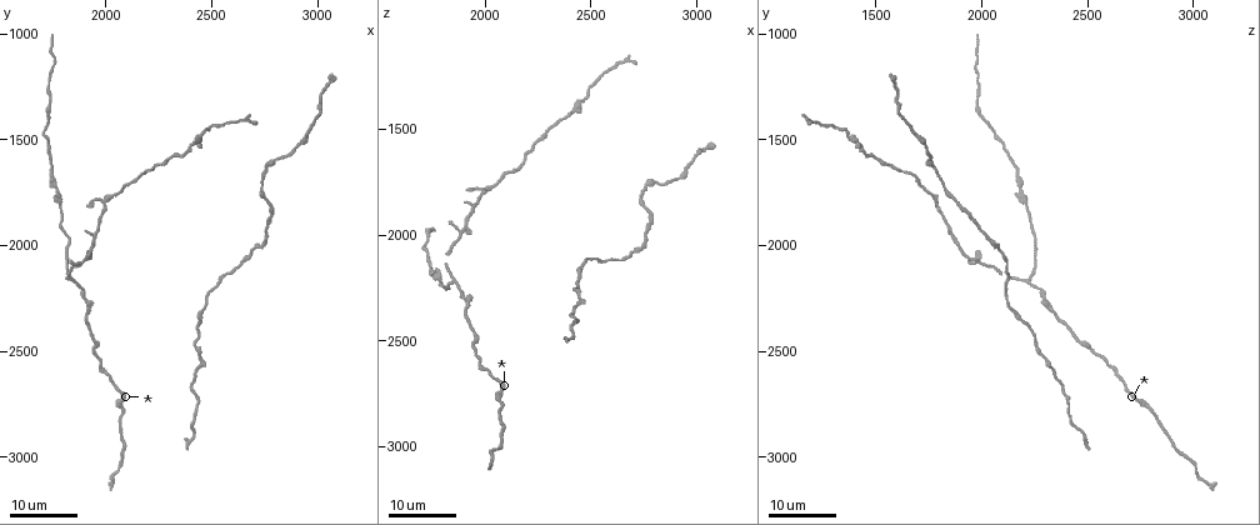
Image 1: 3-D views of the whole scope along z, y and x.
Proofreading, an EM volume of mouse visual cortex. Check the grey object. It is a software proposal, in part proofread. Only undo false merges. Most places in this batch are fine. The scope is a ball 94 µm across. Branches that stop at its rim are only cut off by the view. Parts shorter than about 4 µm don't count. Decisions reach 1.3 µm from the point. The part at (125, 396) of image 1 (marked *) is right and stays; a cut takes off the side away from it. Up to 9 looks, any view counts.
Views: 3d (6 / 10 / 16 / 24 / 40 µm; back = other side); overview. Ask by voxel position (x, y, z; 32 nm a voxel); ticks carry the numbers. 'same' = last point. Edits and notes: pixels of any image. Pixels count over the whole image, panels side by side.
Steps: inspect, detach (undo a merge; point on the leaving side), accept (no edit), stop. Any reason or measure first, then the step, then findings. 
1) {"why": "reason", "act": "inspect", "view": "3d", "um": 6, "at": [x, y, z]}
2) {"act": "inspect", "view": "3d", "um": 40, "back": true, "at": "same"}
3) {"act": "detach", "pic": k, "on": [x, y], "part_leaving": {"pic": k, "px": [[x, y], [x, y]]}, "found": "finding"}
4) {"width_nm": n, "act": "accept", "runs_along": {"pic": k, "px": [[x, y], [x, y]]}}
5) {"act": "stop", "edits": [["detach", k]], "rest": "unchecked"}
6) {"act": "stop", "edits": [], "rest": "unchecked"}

{"why": "sudden change in width", "act": "inspect", "view": "3d", "um": 16, "at": [1950, 2510, 2530]}

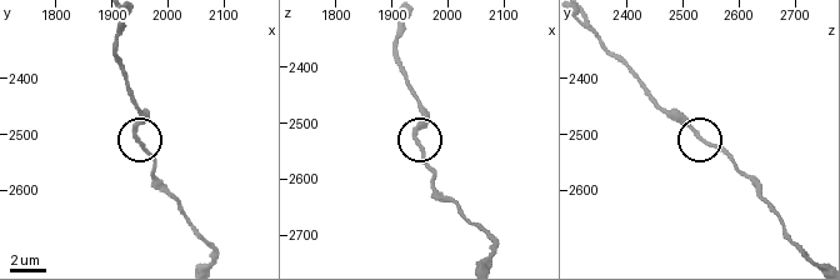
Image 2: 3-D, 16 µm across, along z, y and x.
{"act": "inspect", "view": "3d", "um": 10, "at": [1945, 2495, 2530]}

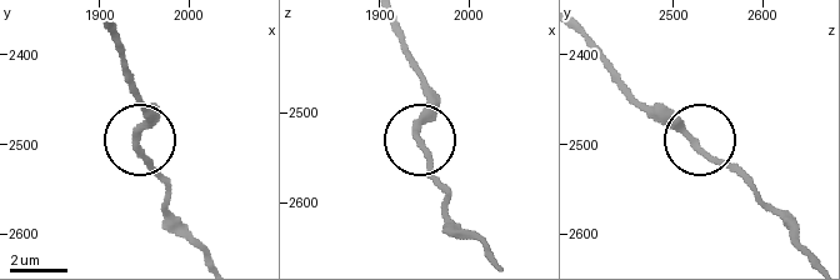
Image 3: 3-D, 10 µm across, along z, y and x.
{"width_nm": 230, "act": "accept", "runs_along": {"pic": 3, "px": [[491, 255], [451, 215], [431, 179], [423, 136], [425, 88]]}, "found": "one neuron here"}

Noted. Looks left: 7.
{"why": "branch point", "act": "inspect", "view": "3d", "um": 24, "at": [1850, 2160, 2220]}

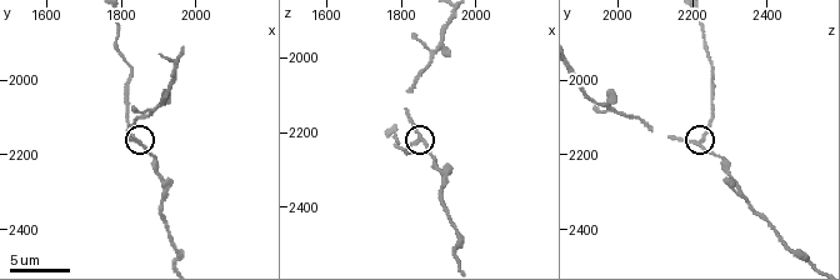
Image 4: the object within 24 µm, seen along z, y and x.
{"act": "inspect", "view": "3d", "um": 6, "at": [1850, 2170, 2210]}

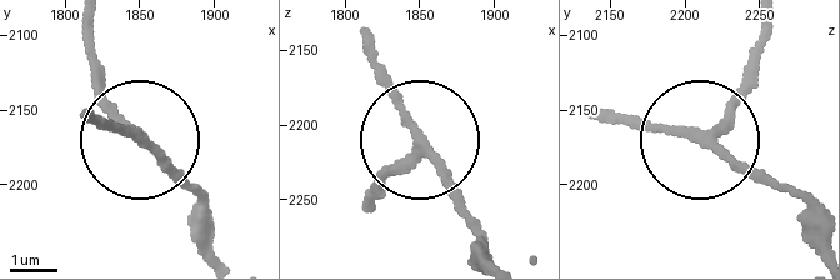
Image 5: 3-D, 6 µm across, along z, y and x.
{"side_arm_um": 44, "arms": 3, "act": "accept", "found": "all the same neuron"}

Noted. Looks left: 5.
{"why": "thick turns thin", "act": "inspect", "view": "3d", "um": 16, "at": [1940, 1950, 1870]}

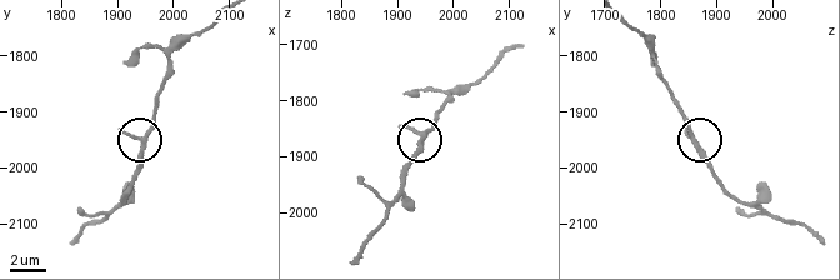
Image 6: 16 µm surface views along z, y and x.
{"act": "inspect", "view": "3d", "um": 6, "at": [1945, 1955, 1865]}

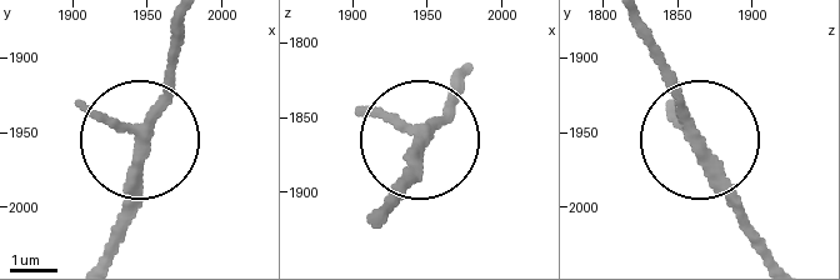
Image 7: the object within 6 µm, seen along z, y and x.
{"width_nm": 210, "act": "accept", "runs_along": {"pic": 7, "px": [[770, 249], [699, 141], [659, 49]]}, "found": "one neuron here"}

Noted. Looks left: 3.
{"why": "thick turns thin", "act": "inspect", "view": "3d", "um": 16, "at": [2720, 2010, 2070]}

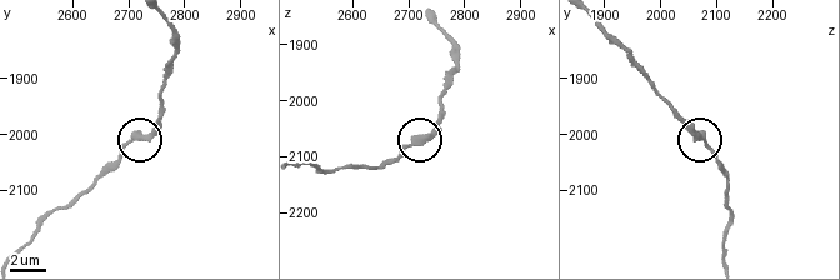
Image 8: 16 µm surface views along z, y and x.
{"act": "inspect", "view": "3d", "um": 10, "at": [2715, 2000, 2065]}

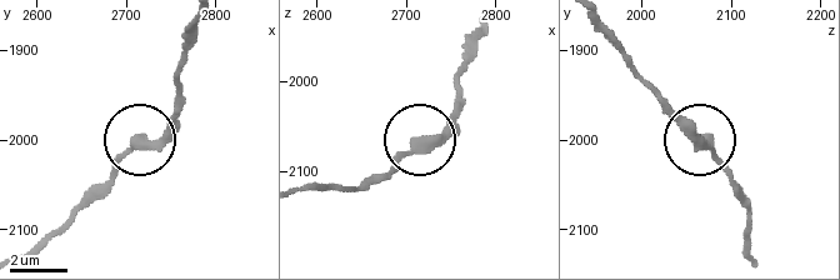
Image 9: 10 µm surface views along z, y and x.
{"act": "inspect", "view": "3d", "um": 6, "at": [2710, 2010, 2070]}

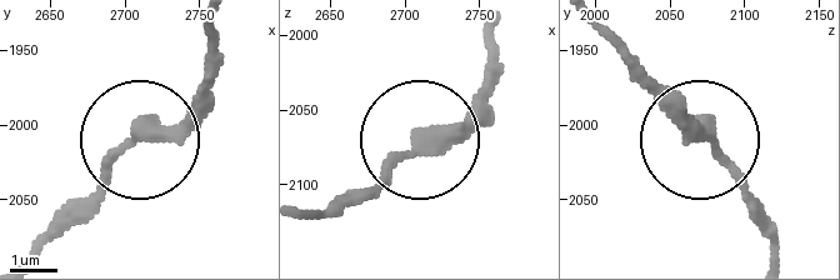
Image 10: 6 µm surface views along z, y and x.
{"width_nm": 340, "act": "accept", "runs_along": {"pic": 10, "px": [[771, 250], [748, 190], [631, 75]]}, "found": "continuous, no second neuron"}

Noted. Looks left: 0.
{"act": "stop", "edits": [], "rest": "unchecked"}

